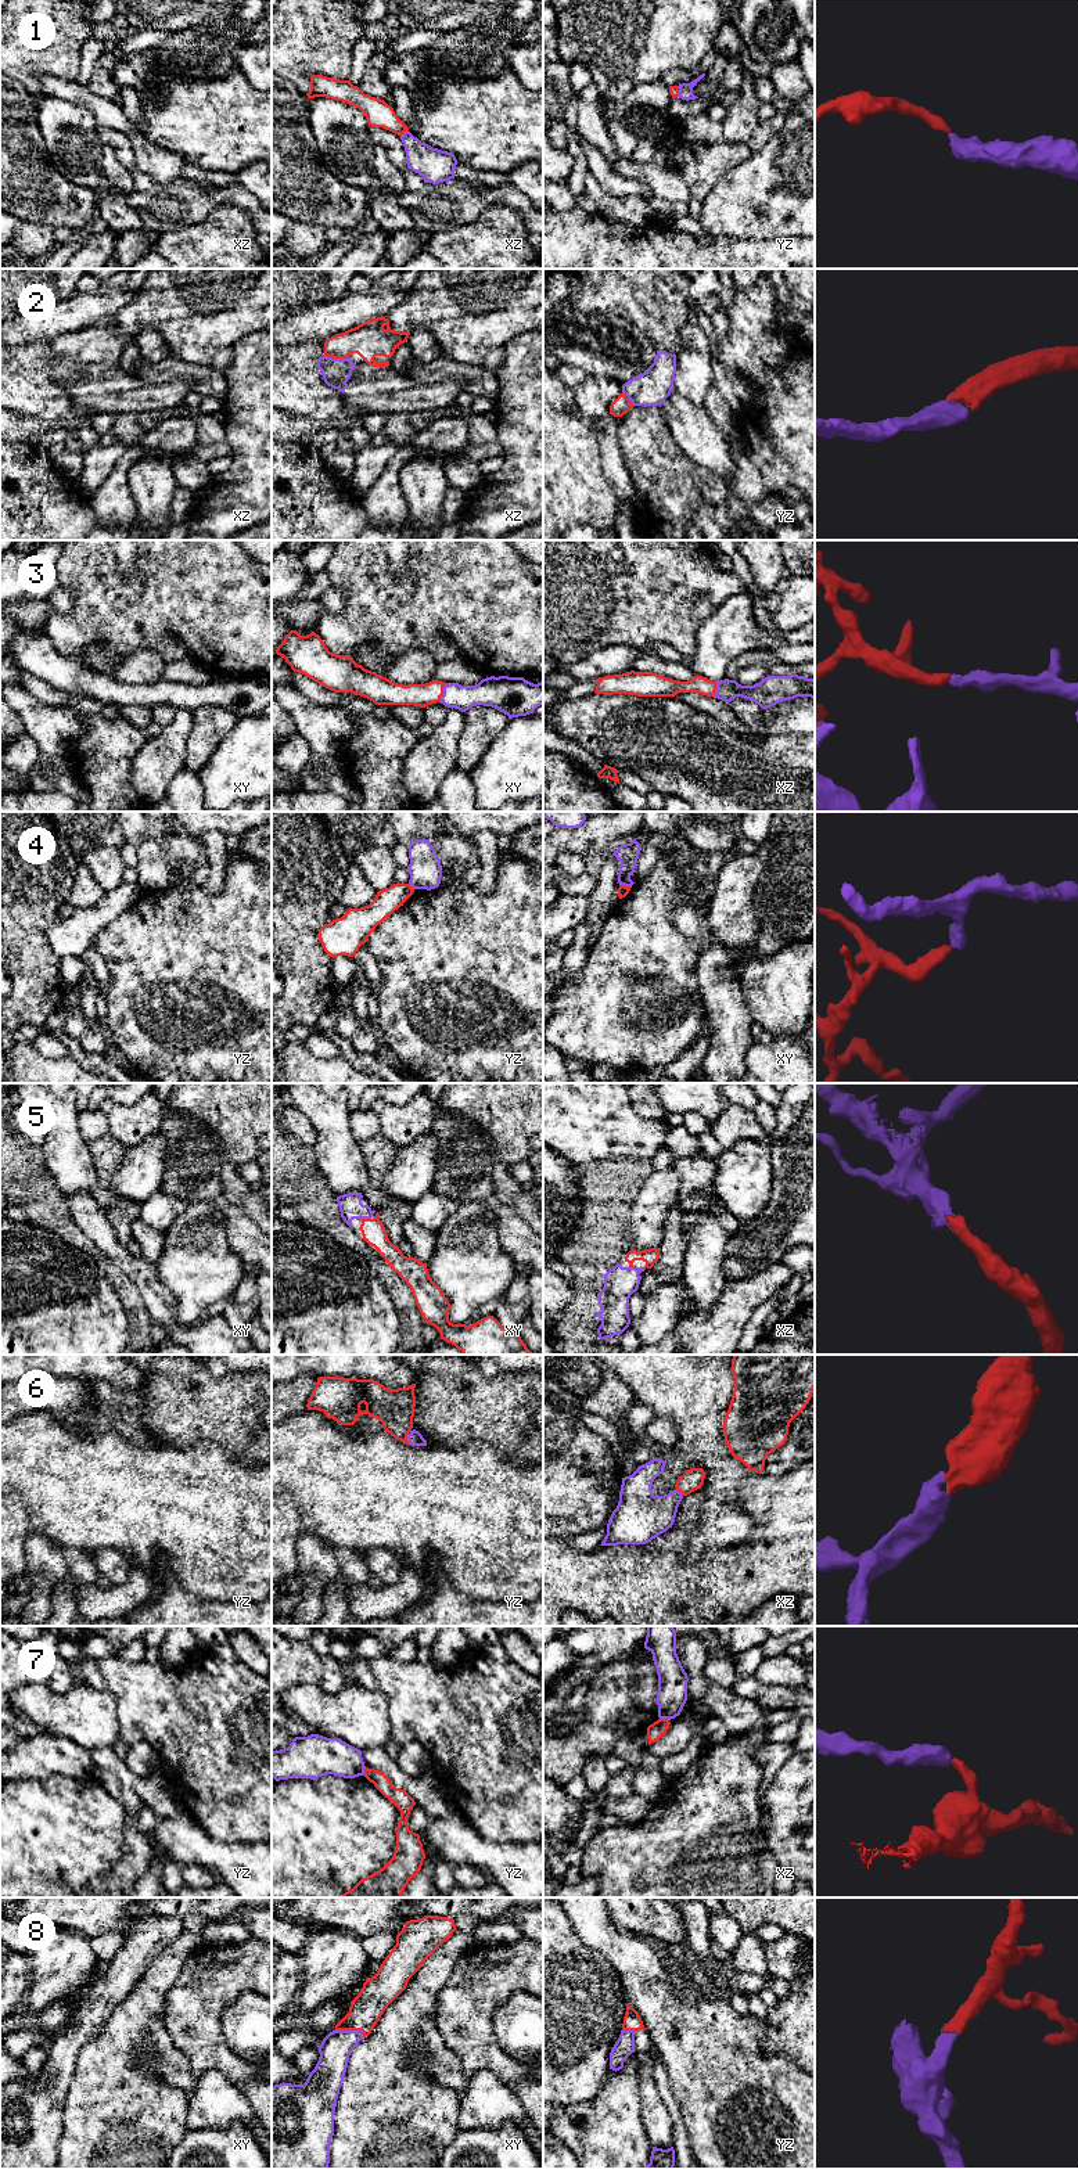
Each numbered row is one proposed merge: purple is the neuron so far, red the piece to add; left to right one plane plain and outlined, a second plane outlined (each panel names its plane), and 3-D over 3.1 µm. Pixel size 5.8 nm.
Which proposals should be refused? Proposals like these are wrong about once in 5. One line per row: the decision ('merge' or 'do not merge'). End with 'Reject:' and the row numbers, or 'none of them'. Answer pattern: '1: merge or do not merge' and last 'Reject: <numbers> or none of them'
1: merge
2: merge
3: merge
4: do not merge
5: merge
6: merge
7: do not merge
8: merge
Reject: 4, 7

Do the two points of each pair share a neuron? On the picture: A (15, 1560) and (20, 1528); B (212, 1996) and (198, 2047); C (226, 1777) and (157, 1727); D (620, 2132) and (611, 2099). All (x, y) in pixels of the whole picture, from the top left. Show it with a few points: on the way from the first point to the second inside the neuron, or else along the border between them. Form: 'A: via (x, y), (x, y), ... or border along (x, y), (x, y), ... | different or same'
A: via (15, 1551), (15, 1536) | same
B: via (200, 2009), (198, 2035) | same
C: via (209, 1761), (173, 1727) | same
D: via (614, 2123), (615, 2107) | same

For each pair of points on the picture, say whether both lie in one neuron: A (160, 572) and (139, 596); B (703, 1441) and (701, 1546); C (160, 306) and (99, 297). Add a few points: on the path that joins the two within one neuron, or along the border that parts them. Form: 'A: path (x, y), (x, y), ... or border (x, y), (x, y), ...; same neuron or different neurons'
A: path (157, 578), (144, 590); same neuron
B: path (717, 1467), (717, 1520); same neuron
C: border (142, 288), (114, 315); different neurons

